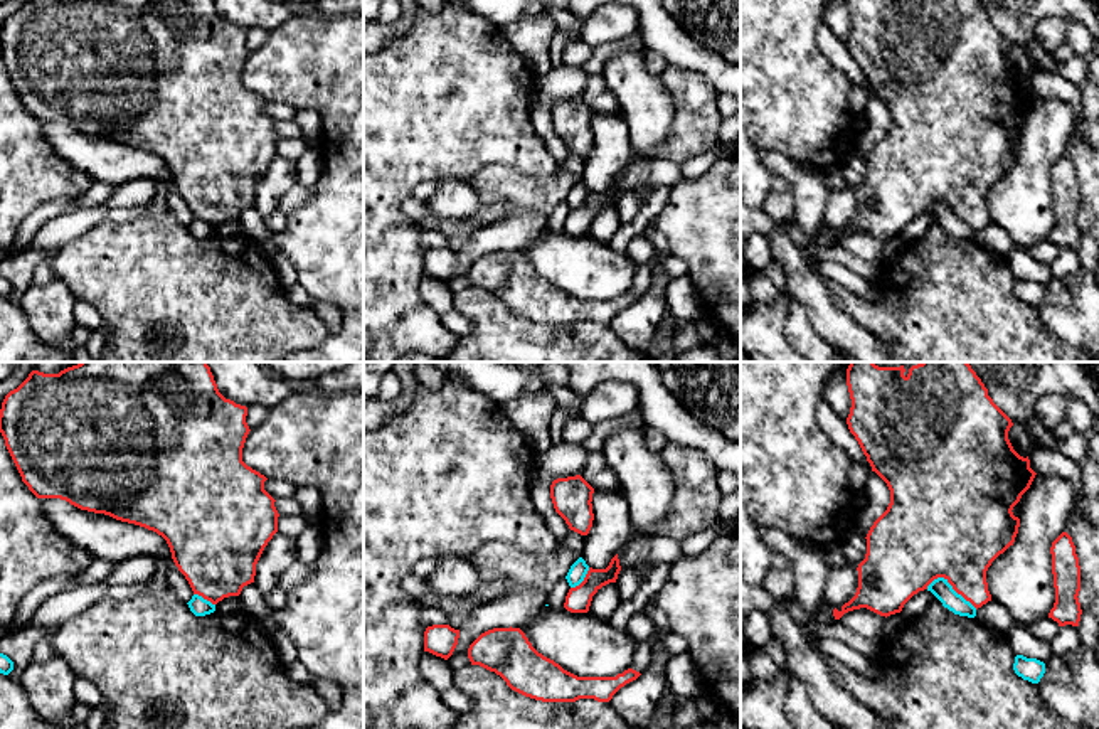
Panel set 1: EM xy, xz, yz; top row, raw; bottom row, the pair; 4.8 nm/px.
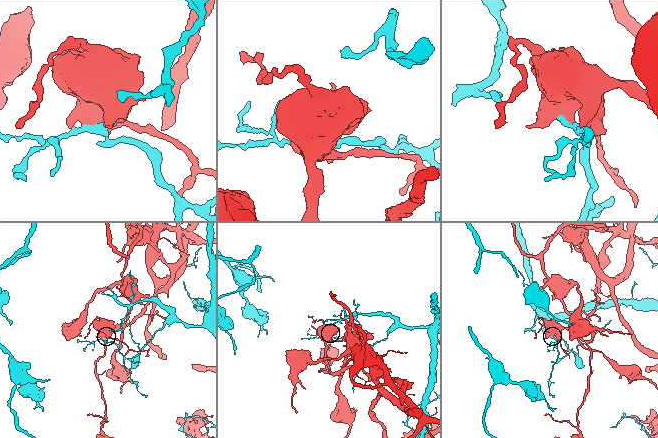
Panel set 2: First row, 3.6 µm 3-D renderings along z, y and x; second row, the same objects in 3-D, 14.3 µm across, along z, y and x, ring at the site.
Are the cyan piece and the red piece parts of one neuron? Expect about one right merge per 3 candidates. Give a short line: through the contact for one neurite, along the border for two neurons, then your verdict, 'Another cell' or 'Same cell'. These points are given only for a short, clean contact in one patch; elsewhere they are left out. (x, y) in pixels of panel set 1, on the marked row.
Line: yz (926, 586), (943, 578), (976, 608). Another cell

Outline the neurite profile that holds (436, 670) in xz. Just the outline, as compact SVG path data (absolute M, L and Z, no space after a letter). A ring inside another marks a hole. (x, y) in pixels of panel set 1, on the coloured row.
M422 652L419 662L424 678L441 694L453 687L453 668L448 660L436 657L429 652Z

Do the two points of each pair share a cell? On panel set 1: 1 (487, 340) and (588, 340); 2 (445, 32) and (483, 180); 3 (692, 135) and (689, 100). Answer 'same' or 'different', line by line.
1: same
2: different
3: same

